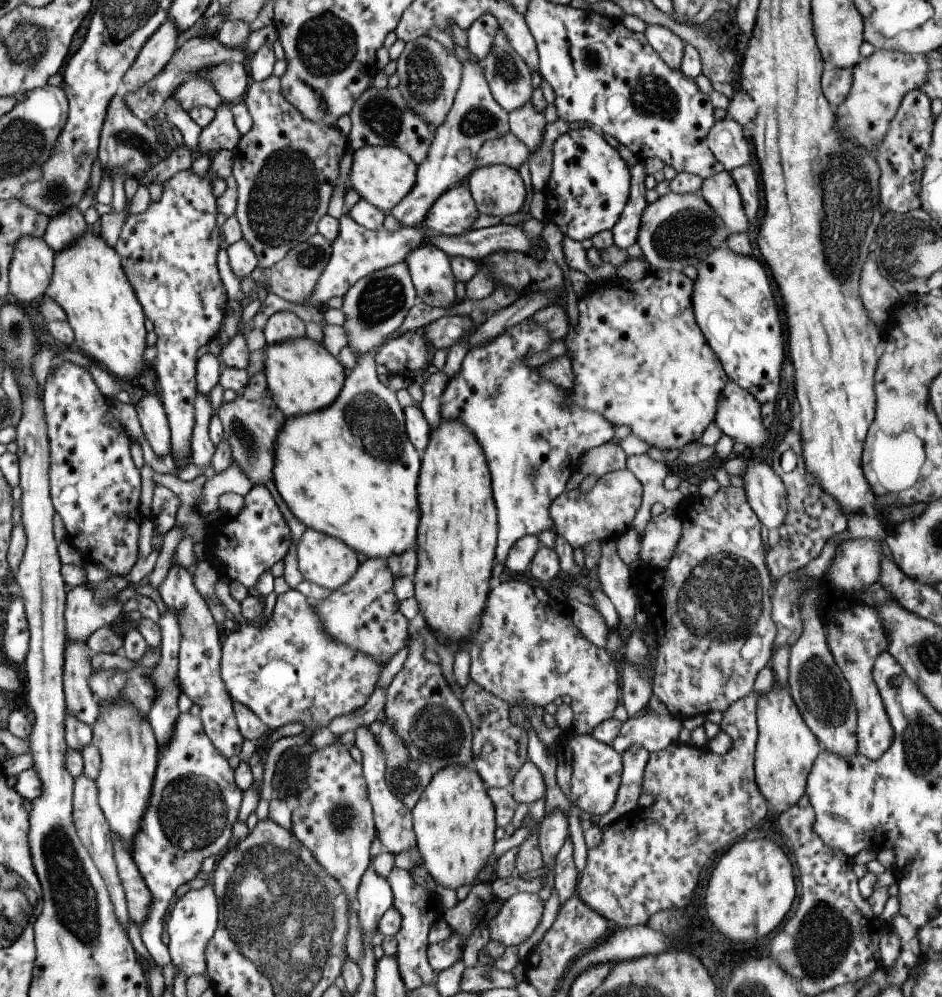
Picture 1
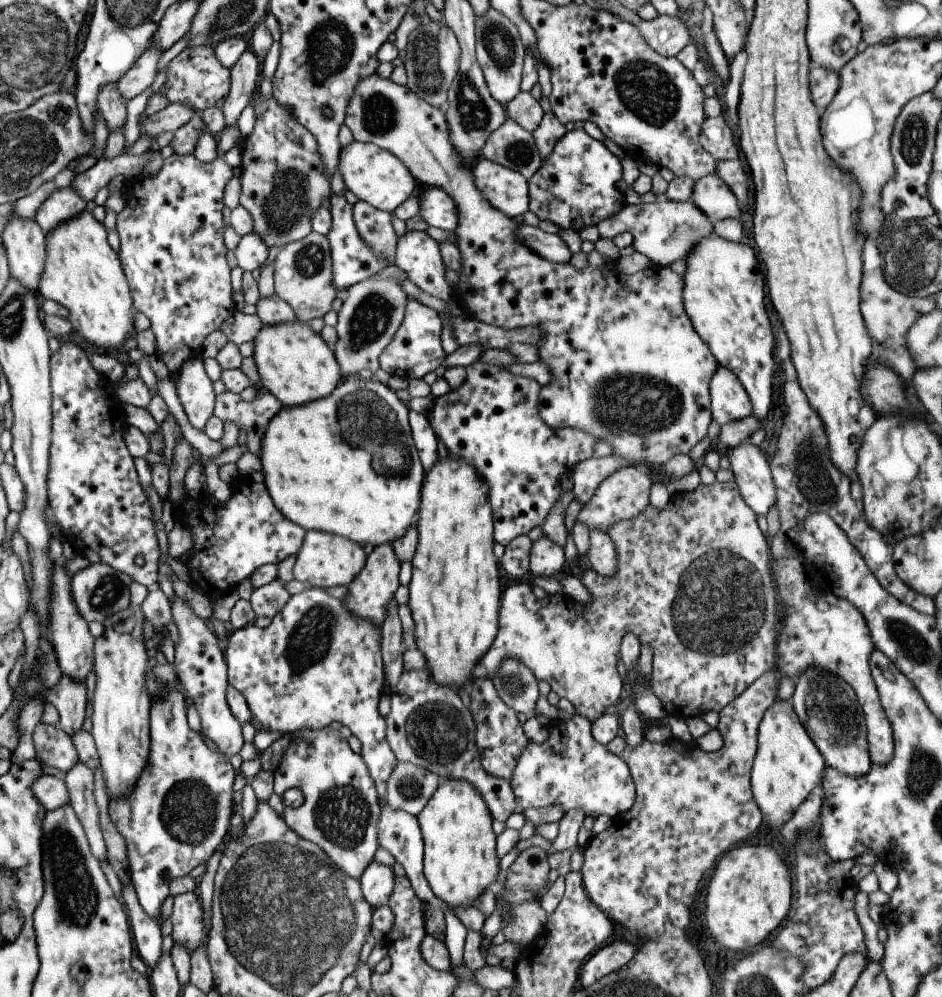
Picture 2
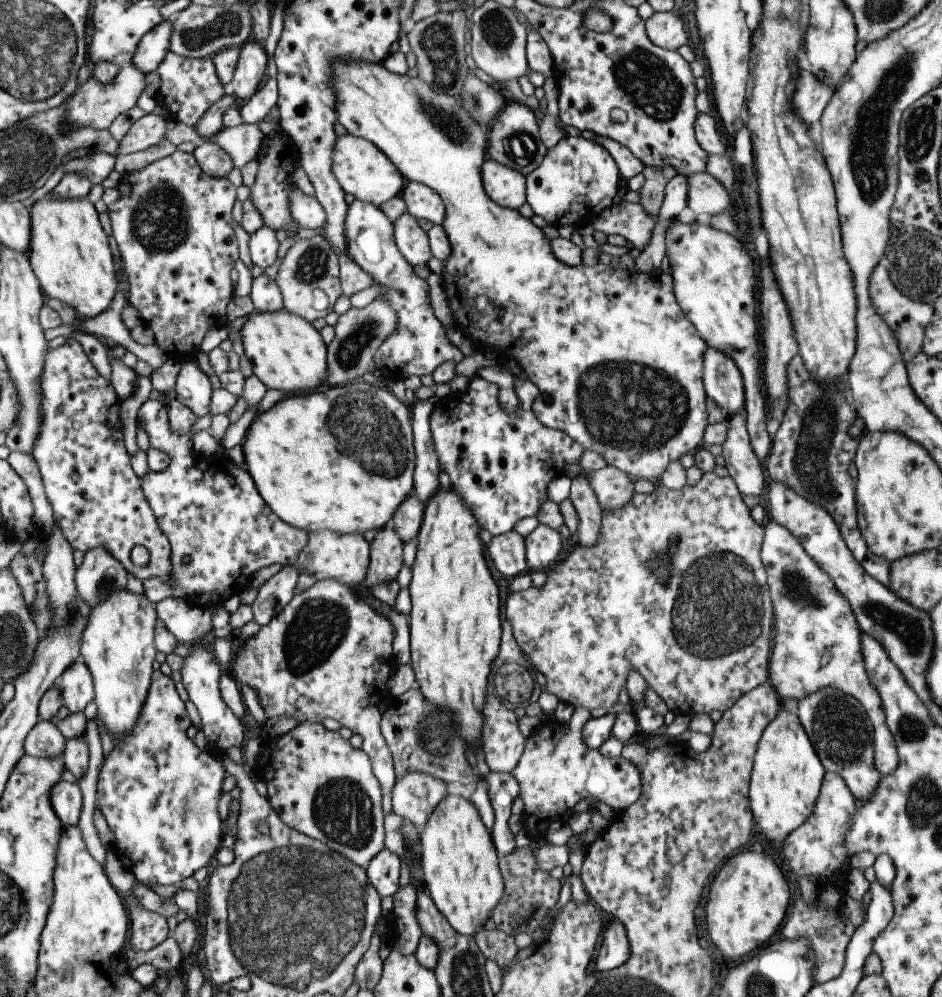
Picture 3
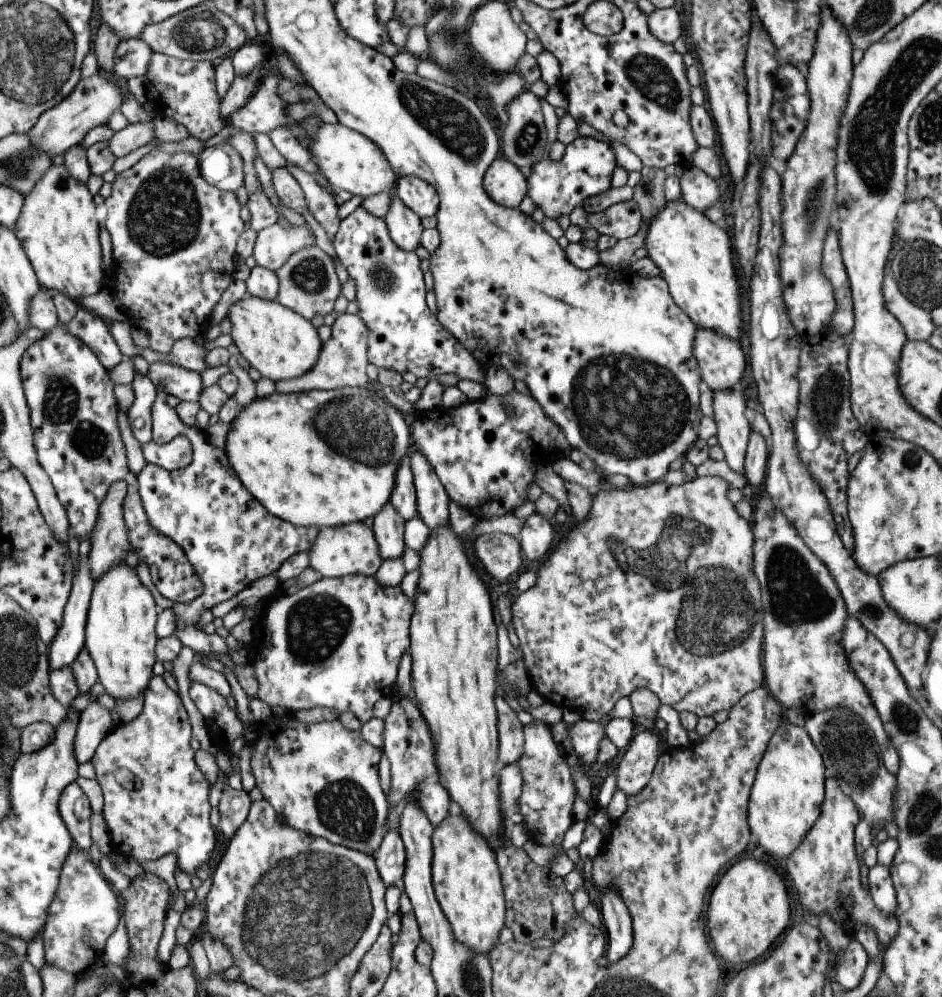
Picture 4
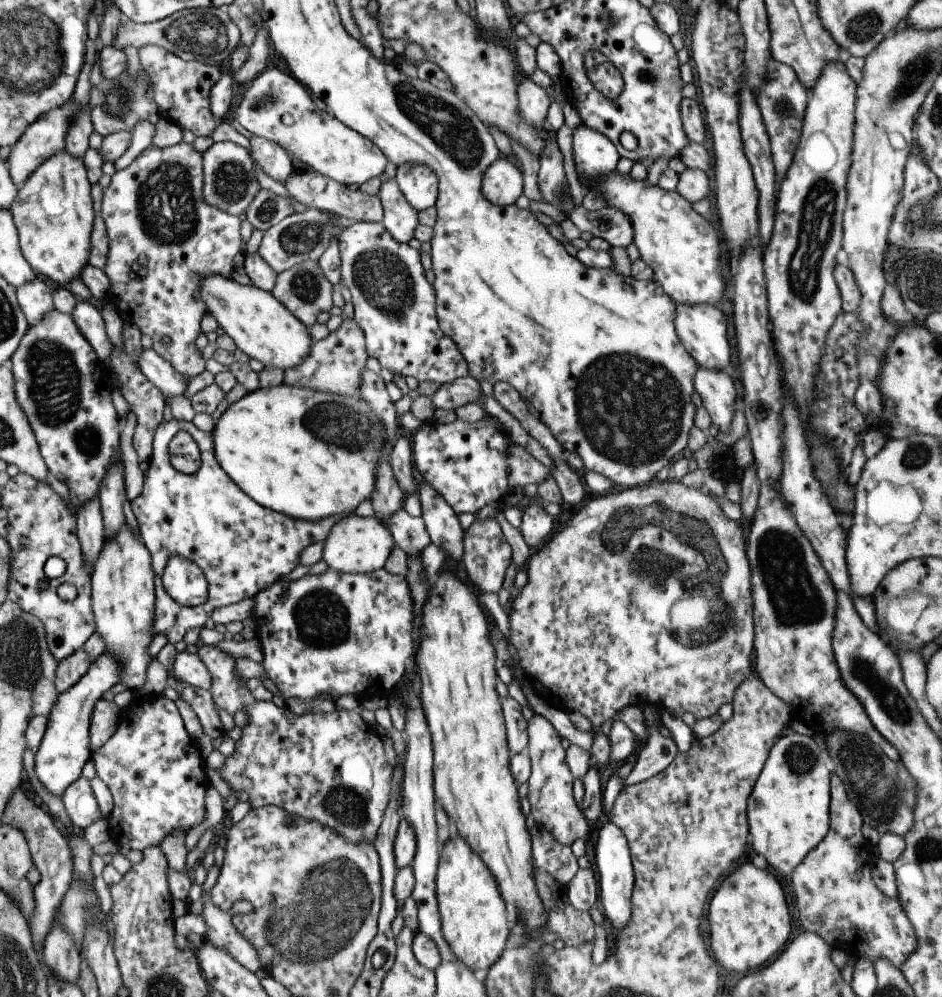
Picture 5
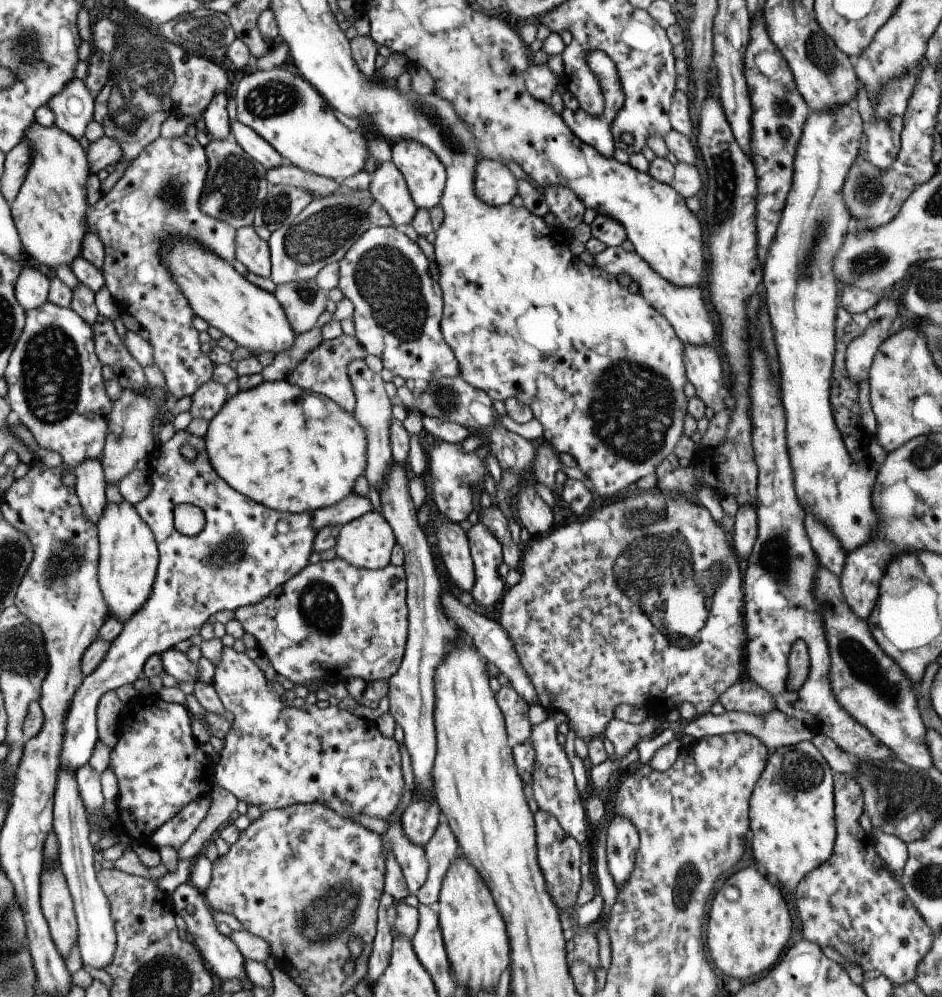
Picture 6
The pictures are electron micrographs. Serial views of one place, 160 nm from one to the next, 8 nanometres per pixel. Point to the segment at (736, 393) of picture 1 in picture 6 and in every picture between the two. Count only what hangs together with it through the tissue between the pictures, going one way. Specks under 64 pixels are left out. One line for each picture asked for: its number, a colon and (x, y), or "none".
2: (728, 401)
3: (721, 379)
4: (721, 363)
5: (700, 328)
6: (683, 307)

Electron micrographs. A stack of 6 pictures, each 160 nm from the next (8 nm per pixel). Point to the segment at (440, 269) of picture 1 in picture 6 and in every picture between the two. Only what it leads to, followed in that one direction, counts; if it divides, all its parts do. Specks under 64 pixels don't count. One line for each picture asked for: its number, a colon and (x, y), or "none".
2: (417, 255)
3: (411, 241)
4: (404, 228)
5: (399, 219)
6: (387, 187)

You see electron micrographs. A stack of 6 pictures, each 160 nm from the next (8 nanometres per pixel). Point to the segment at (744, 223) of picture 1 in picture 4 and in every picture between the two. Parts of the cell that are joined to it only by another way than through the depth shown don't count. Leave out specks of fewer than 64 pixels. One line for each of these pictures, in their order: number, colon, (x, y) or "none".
2: (710, 194)
3: (705, 195)
4: (699, 191)

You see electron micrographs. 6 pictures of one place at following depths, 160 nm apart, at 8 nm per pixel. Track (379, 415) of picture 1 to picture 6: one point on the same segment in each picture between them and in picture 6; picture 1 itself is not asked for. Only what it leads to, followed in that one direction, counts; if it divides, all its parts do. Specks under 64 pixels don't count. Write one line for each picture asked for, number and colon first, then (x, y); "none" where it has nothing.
2: (346, 464)
3: (340, 458)
4: (280, 446)
5: (307, 454)
6: (293, 451)

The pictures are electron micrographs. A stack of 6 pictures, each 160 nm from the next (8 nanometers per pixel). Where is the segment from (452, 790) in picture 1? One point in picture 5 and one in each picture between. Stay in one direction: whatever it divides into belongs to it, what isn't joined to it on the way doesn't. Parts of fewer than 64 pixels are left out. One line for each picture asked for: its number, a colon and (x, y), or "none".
2: (459, 860)
3: (458, 862)
4: (466, 883)
5: (472, 915)

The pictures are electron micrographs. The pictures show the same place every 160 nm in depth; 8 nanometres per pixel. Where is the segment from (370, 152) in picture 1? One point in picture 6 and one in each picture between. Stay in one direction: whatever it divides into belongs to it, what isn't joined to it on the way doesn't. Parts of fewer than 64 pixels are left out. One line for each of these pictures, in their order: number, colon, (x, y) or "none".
2: (375, 176)
3: (361, 169)
4: (348, 161)
5: (275, 106)
6: (284, 110)

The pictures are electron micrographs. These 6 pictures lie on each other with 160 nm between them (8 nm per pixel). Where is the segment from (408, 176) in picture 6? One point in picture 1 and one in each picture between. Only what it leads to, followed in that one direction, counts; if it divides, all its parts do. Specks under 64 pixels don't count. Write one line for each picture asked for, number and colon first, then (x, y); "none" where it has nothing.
1: (453, 211)
2: (437, 209)
3: (421, 202)
4: (418, 196)
5: (418, 183)

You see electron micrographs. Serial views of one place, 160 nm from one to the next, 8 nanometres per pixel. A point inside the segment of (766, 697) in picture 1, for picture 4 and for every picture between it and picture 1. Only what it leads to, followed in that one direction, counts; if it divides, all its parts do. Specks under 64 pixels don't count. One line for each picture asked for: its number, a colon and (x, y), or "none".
2: (786, 767)
3: (786, 774)
4: (785, 797)

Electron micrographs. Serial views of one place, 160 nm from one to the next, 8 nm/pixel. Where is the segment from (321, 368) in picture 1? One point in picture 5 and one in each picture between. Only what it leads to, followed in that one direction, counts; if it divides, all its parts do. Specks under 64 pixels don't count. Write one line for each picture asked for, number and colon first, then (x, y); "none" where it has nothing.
2: (293, 363)
3: (286, 352)
4: (278, 344)
5: (261, 327)

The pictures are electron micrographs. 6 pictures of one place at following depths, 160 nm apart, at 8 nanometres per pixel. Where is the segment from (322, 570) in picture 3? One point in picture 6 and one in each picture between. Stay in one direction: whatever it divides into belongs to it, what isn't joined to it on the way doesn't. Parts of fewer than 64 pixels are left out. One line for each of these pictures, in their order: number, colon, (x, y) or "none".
4: (349, 550)
5: (355, 544)
6: (366, 542)

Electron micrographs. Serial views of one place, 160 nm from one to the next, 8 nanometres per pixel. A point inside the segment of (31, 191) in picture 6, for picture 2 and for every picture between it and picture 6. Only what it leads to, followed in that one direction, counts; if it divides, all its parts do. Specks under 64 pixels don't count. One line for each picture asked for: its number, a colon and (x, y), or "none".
2: (80, 271)
3: (68, 252)
4: (57, 229)
5: (52, 213)

